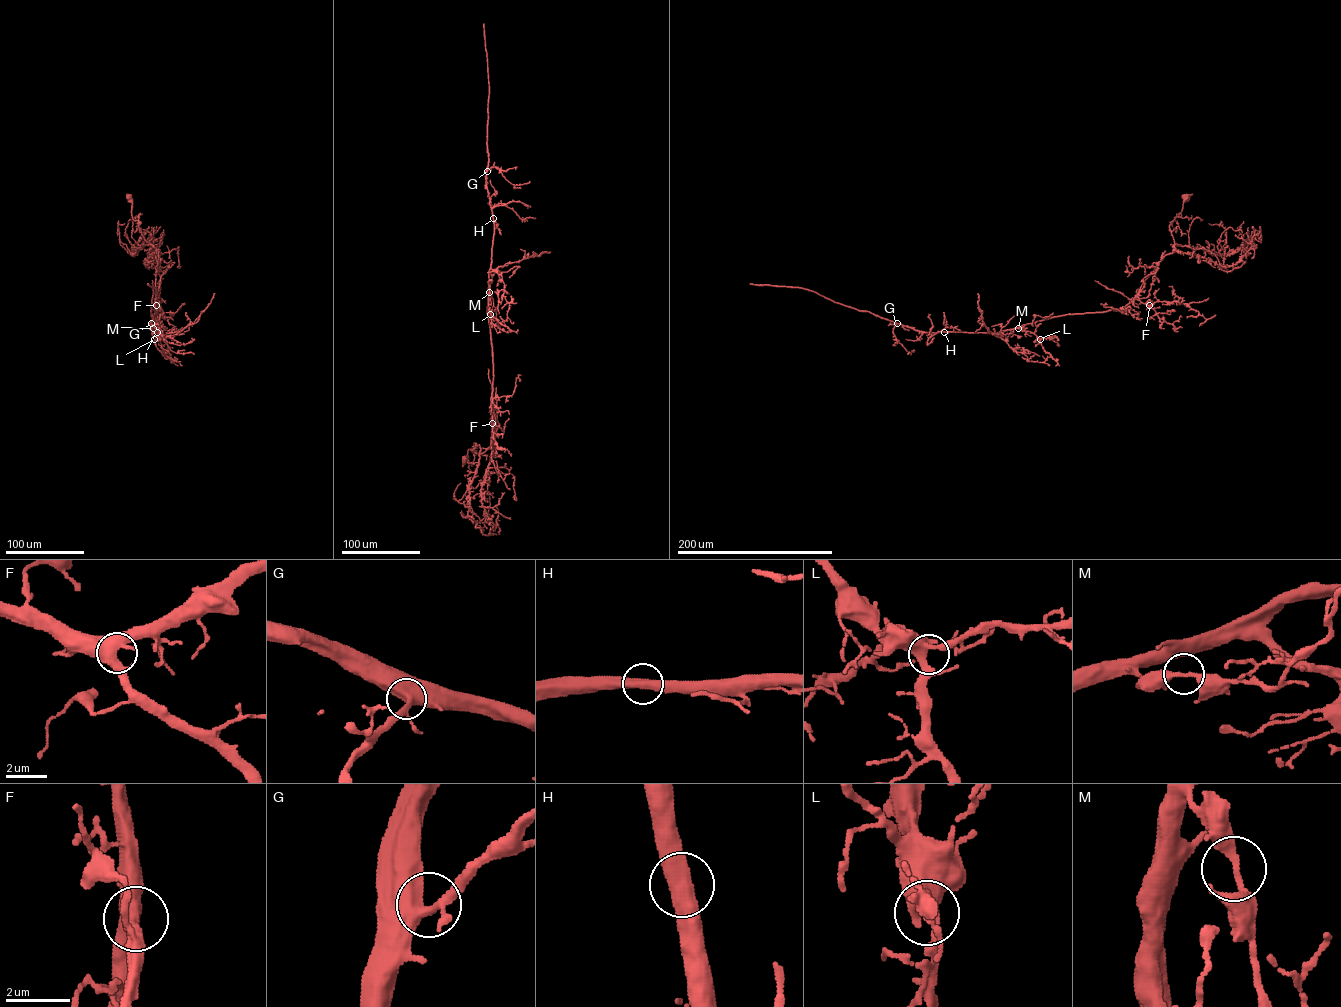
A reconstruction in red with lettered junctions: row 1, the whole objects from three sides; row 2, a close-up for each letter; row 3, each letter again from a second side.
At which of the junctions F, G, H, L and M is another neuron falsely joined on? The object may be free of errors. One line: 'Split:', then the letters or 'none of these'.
Split: none of these

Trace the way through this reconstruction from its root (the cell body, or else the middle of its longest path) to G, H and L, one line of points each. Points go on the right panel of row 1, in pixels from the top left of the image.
G: (1186, 196), (1169, 226), (1175, 250), (1122, 308), (1054, 316), (994, 333), (924, 332), (897, 323)
H: (1186, 196), (1169, 226), (1175, 250), (1122, 308), (1054, 316), (994, 333), (944, 332)
L: (1186, 196), (1169, 226), (1175, 250), (1158, 264), (1134, 299), (1121, 308), (1022, 326), (1040, 339)

